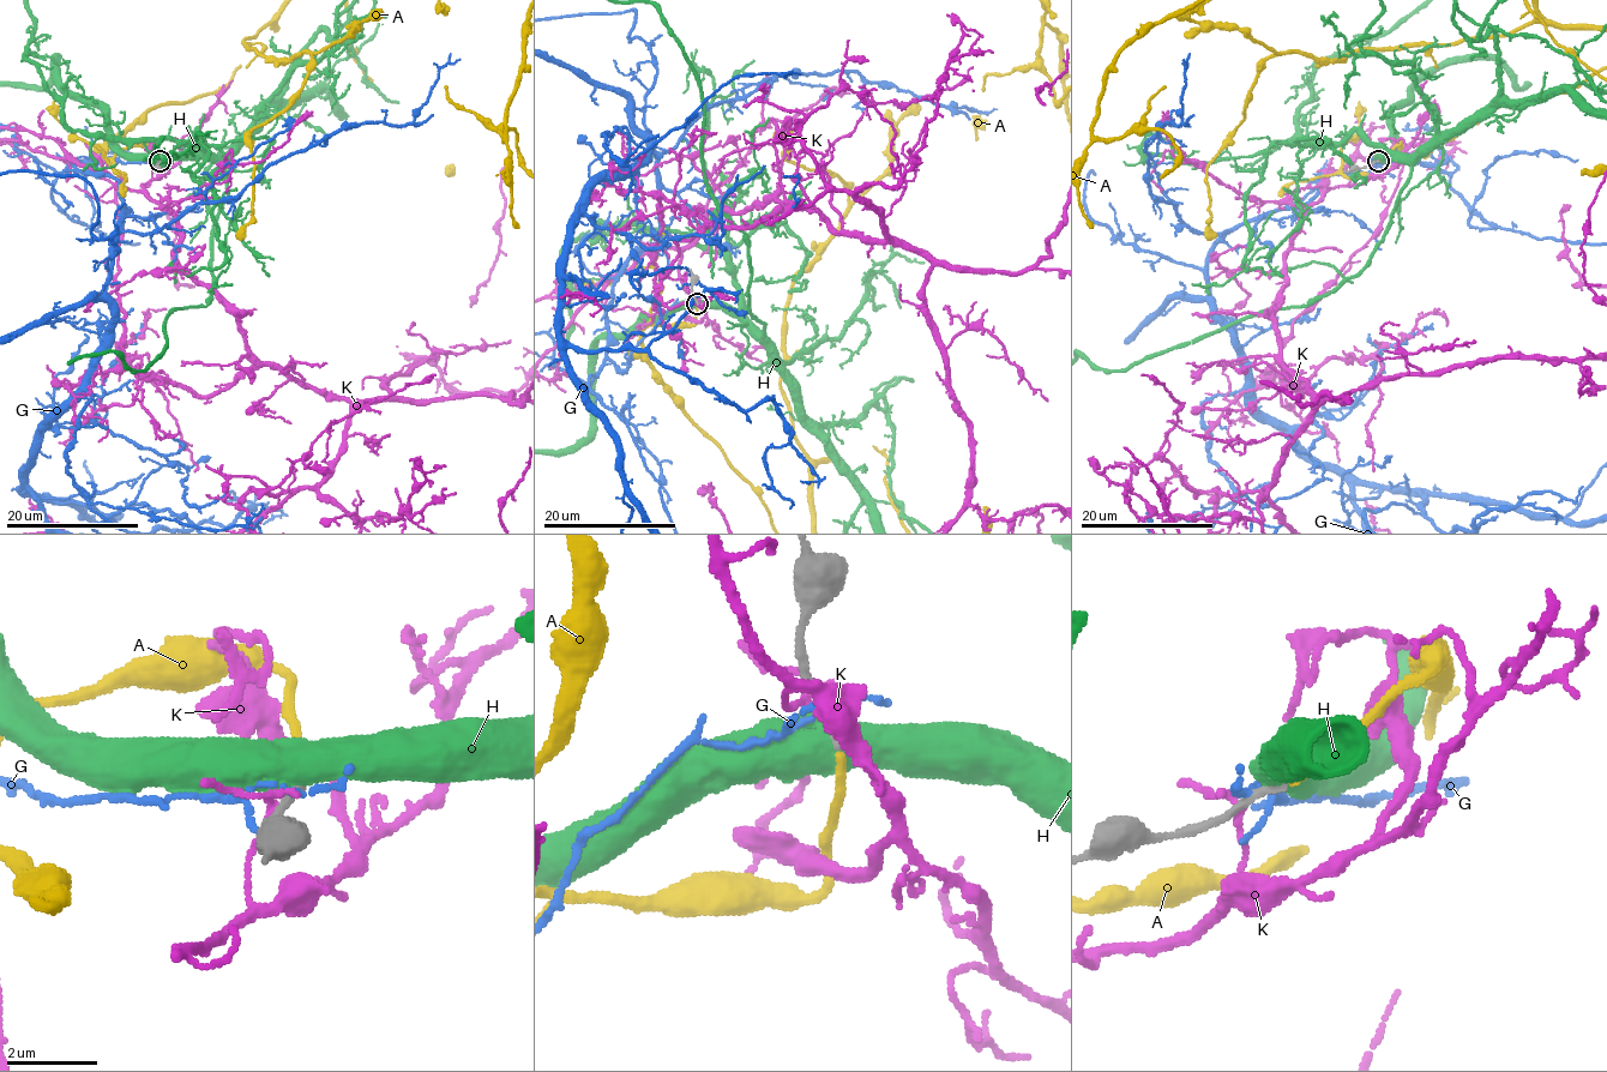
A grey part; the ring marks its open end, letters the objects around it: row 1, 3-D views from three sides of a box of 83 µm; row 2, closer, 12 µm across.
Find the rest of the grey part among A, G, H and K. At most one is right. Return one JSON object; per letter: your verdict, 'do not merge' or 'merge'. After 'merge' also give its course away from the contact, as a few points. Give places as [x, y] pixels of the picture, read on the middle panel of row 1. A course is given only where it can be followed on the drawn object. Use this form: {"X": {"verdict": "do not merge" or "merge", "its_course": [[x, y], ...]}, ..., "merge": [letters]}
{"A": {"verdict": "merge"}, "G": {"verdict": "do not merge"}, "H": {"verdict": "do not merge"}, "K": {"verdict": "do not merge"}, "merge": ["A"]}

